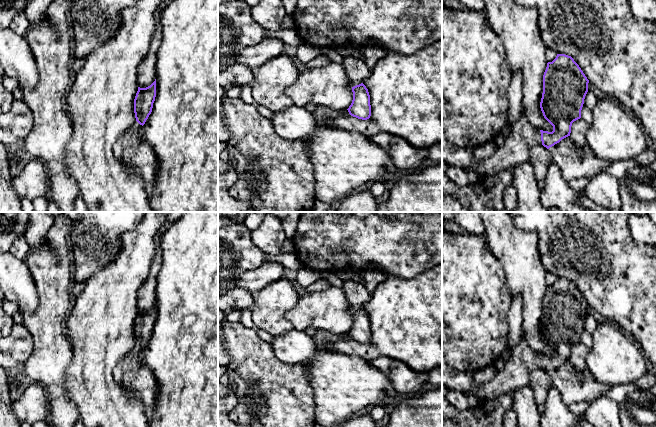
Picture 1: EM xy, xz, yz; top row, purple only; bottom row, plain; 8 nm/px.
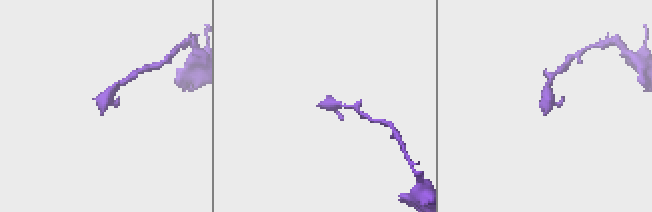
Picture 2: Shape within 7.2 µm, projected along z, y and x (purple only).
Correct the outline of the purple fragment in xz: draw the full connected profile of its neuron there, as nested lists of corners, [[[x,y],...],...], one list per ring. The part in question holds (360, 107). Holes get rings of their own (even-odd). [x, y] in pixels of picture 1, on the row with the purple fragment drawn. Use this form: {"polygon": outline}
{"polygon": [[[354,56],[344,57],[342,65],[353,92],[353,100],[347,110],[351,116],[367,120],[371,116],[370,95],[363,82],[371,74],[371,69],[363,58]]]}

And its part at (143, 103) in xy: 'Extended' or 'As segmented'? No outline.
Extended

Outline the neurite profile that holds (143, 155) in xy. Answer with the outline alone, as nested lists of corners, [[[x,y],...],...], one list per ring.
[[[147,143],[125,148],[122,161],[132,168],[145,183],[154,183],[158,171],[158,160],[154,149]]]

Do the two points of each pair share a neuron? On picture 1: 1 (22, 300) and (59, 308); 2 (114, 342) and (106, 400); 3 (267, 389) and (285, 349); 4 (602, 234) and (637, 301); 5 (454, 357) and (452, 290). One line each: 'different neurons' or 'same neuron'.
1: different neurons
2: same neuron
3: different neurons
4: same neuron
5: same neuron

